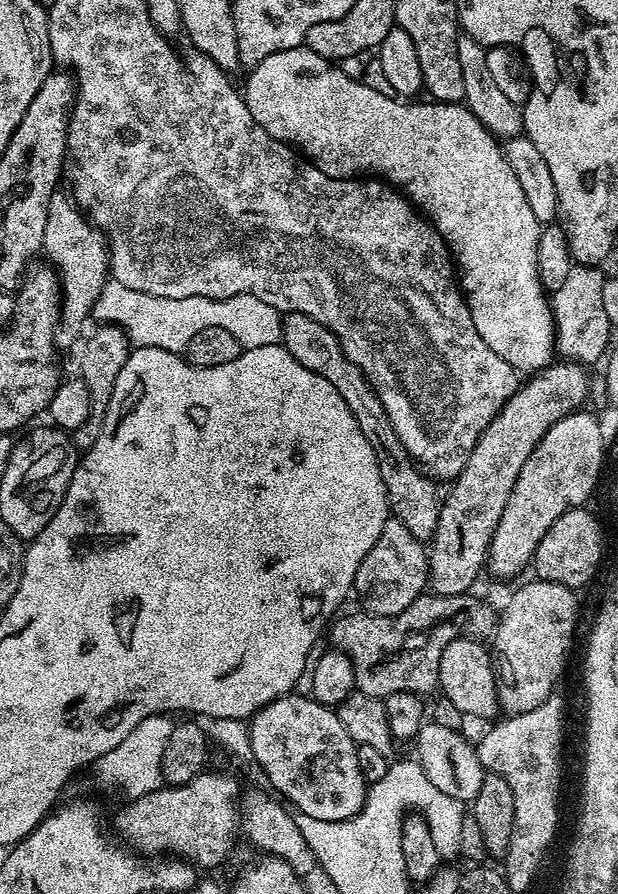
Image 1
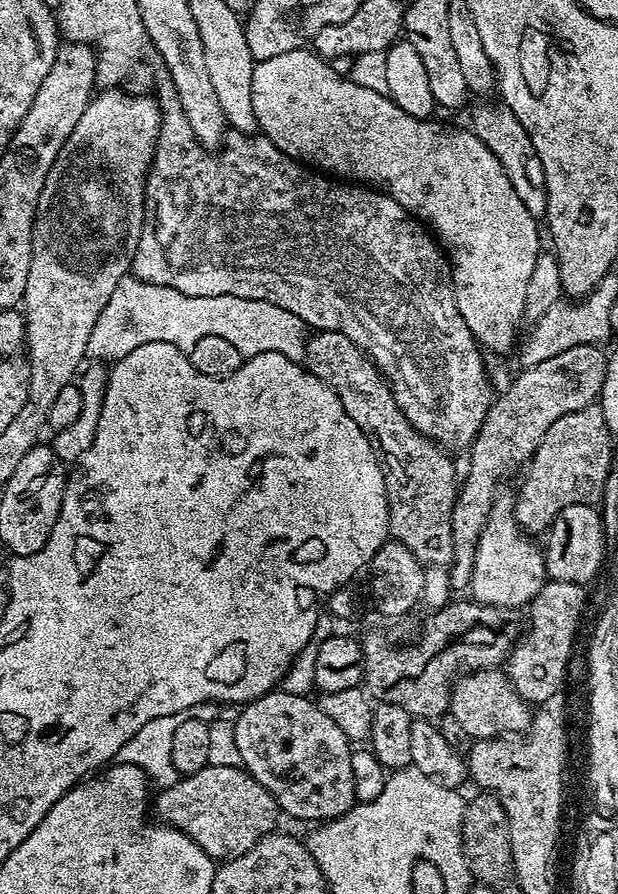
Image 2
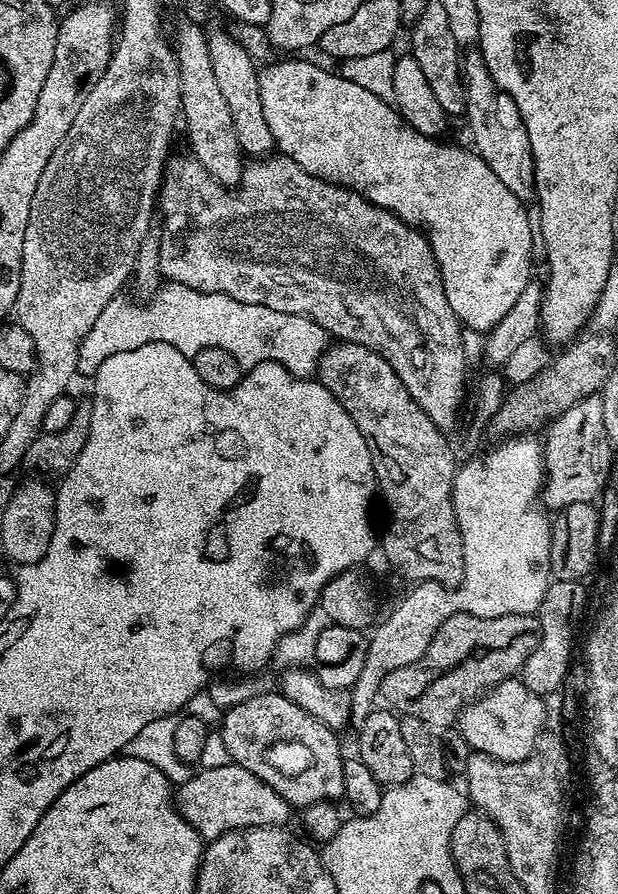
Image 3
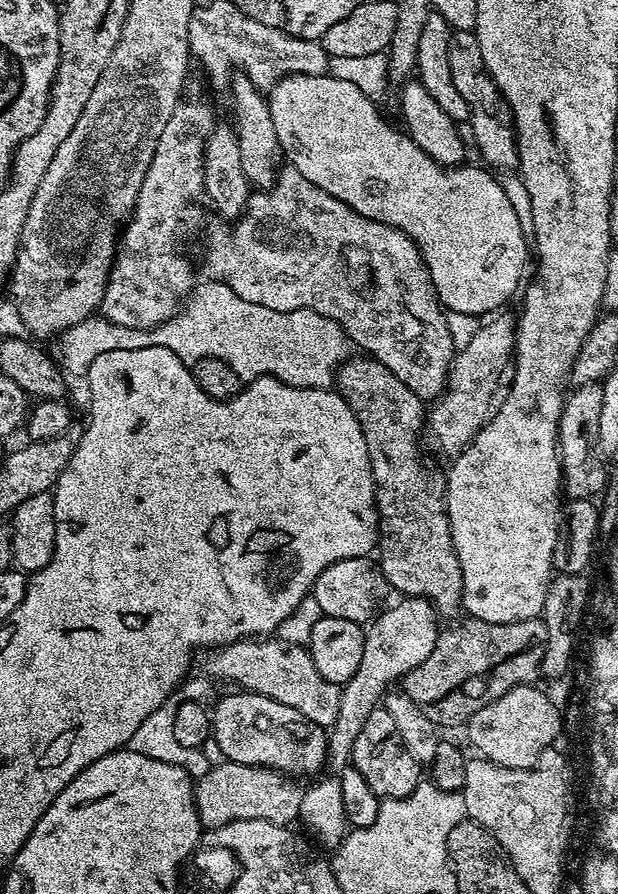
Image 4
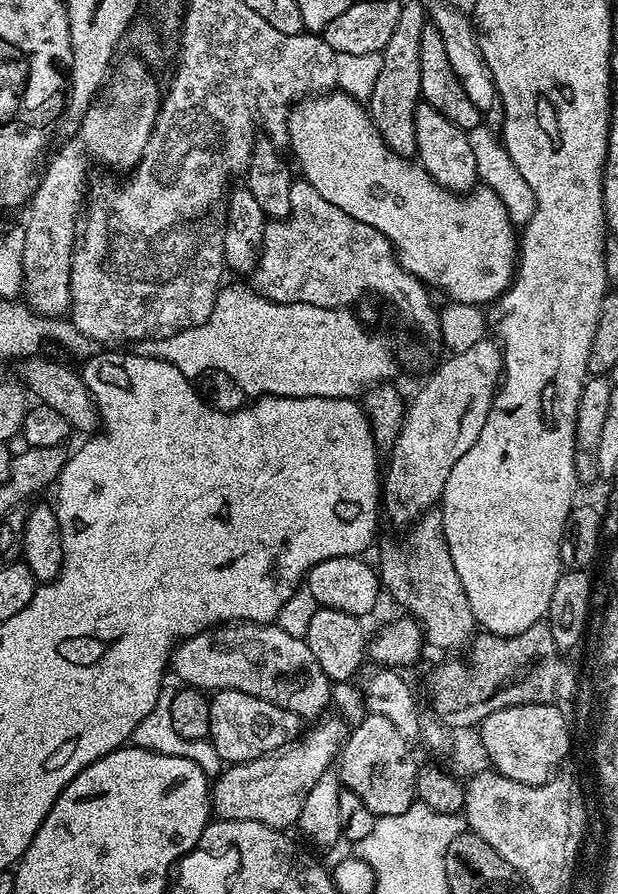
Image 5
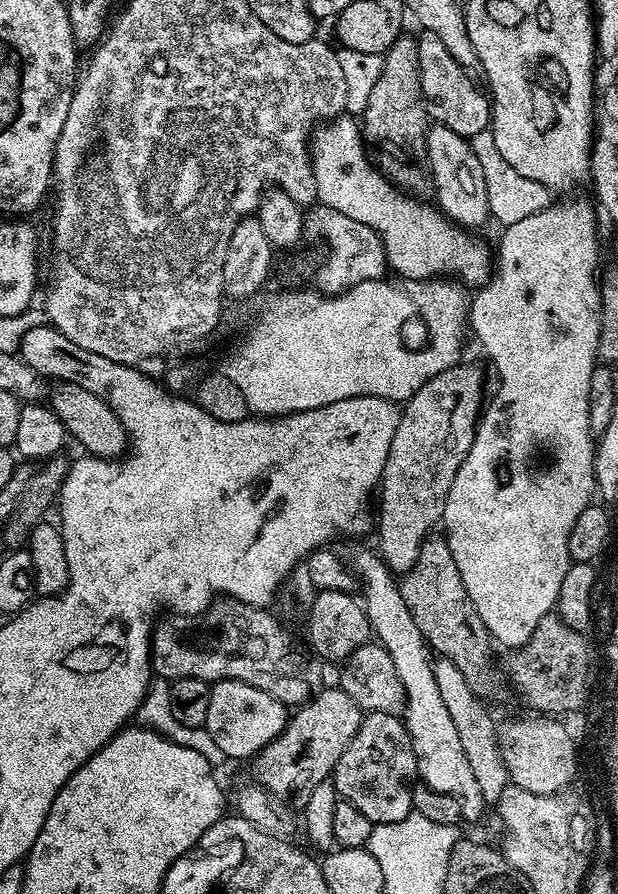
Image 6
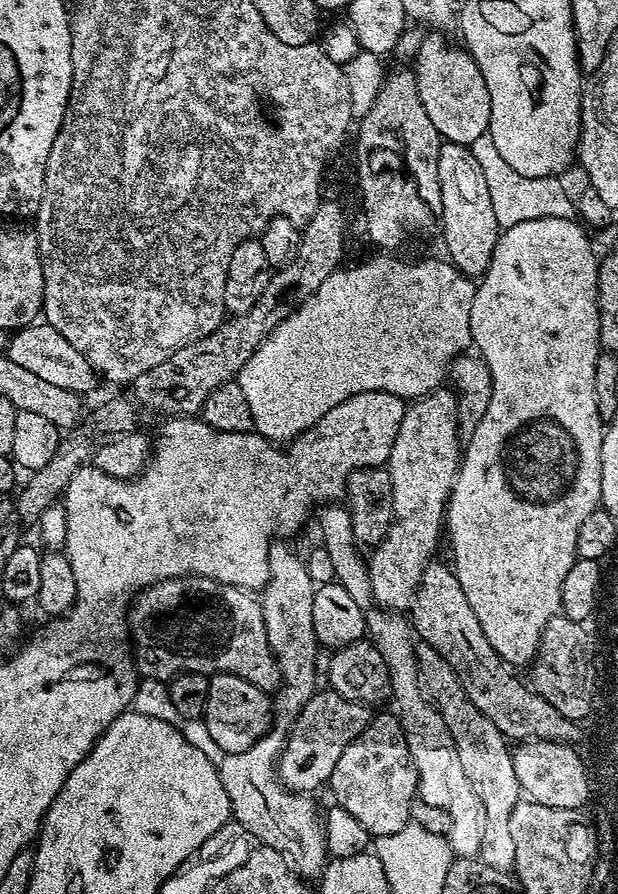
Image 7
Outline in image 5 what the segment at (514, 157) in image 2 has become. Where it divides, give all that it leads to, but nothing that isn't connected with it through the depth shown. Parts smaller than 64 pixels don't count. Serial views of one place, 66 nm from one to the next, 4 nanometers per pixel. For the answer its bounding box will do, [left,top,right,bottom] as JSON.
[426,2,504,125]

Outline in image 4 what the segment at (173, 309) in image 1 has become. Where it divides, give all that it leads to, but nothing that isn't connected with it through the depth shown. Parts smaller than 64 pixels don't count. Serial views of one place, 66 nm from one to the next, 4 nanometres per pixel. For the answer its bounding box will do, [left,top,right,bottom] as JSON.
[59,282,350,388]

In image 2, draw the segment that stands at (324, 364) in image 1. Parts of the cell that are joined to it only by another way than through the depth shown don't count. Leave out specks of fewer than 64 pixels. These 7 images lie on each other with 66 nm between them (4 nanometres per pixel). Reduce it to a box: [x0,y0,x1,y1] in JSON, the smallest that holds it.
[302,331,458,566]

